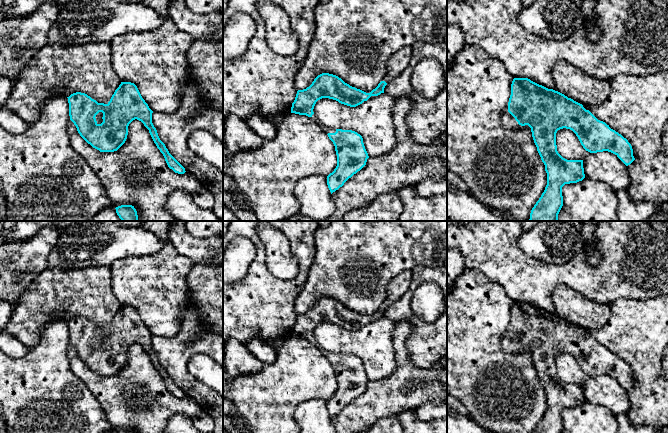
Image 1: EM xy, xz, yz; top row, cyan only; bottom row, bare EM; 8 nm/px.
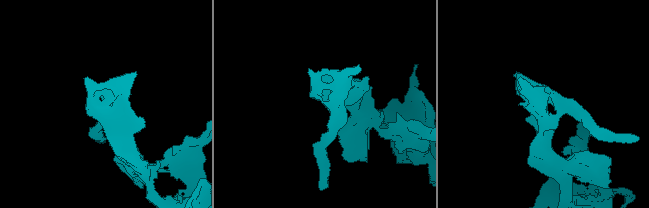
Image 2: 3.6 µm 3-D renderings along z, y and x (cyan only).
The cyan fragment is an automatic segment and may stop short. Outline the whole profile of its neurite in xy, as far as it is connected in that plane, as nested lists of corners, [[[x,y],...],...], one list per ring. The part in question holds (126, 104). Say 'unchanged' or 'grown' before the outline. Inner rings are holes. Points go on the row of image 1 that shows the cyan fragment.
unchanged; [[[121,82],[107,104],[98,103],[81,92],[73,93],[67,98],[70,120],[80,136],[93,148],[100,152],[117,151],[127,139],[129,124],[137,119],[149,130],[168,167],[178,174],[186,172],[160,140],[152,123],[153,111],[134,83]],[[99,112],[103,113],[101,124],[95,118]]]

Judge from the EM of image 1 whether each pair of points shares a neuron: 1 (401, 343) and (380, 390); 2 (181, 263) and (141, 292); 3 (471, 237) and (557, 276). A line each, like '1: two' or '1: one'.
1: one
2: one
3: one

